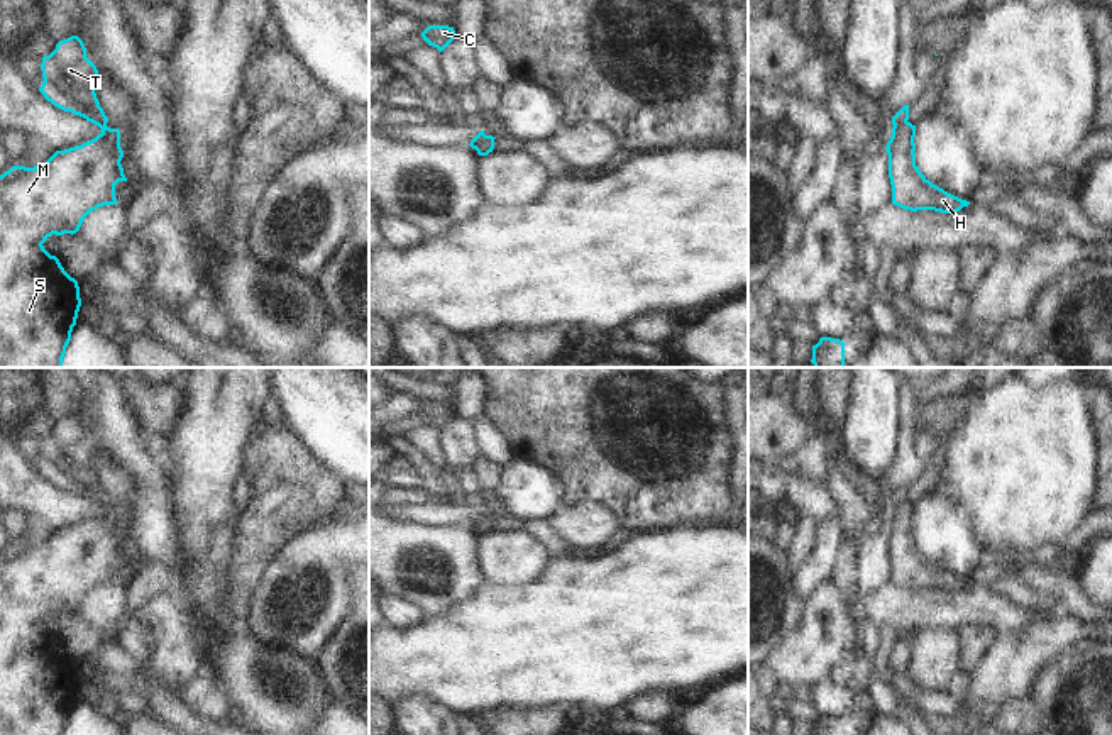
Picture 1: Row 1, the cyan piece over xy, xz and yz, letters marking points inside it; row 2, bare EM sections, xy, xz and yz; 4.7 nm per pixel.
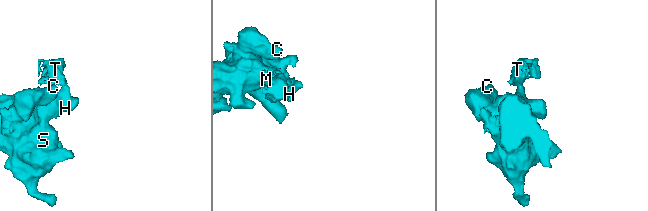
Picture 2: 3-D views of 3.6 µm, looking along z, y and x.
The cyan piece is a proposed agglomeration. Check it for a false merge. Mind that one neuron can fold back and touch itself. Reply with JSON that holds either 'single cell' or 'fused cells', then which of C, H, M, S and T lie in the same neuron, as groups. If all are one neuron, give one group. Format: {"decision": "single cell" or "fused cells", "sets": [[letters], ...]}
{"decision": "fused cells", "sets": [["C", "H", "M", "S"], ["T"]]}

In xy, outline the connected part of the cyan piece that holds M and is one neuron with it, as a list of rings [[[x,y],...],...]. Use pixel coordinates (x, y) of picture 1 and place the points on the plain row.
[[[105,505],[95,518],[56,530],[41,545],[12,545],[0,554],[0,735],[66,733],[80,666],[42,623],[52,613],[76,613],[90,591],[118,583],[115,564],[127,561],[122,537],[120,510]]]

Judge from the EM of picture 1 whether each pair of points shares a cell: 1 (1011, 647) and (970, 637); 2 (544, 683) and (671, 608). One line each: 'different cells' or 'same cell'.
1: different cells
2: same cell

